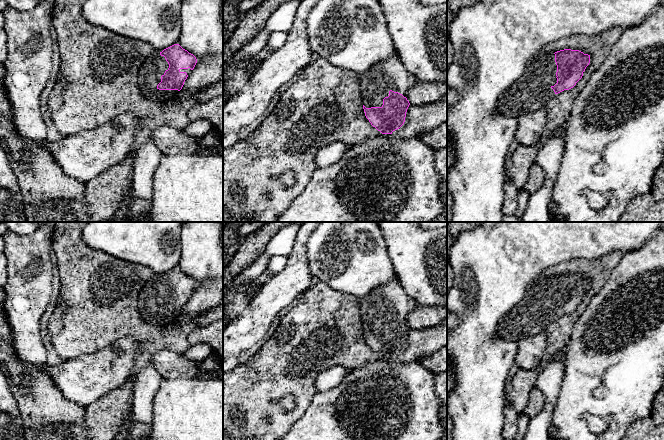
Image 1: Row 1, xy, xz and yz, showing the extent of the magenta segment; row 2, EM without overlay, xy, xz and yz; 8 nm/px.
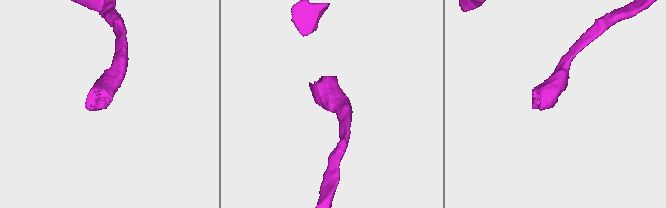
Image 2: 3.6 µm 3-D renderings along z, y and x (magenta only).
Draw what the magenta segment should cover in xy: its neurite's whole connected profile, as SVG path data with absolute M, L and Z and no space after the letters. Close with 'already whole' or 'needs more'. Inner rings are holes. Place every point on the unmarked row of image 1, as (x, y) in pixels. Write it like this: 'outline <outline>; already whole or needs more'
outline M179 268L154 274L145 284L138 300L142 318L157 326L173 323L196 287L196 281Z; needs more

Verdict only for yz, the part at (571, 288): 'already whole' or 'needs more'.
needs more

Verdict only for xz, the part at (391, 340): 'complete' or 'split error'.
split error

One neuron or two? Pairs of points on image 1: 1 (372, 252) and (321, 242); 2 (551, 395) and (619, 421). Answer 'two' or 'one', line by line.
1: one
2: two

